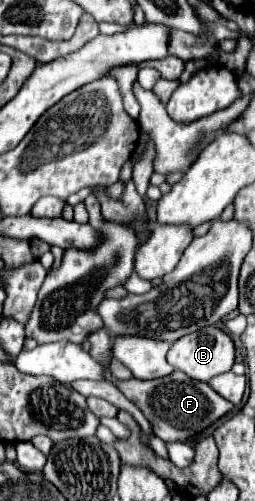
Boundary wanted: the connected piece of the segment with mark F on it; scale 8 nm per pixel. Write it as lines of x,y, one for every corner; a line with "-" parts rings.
102,328
98,332
94,332
90,338
90,356
102,364
108,382
116,384
126,396
128,400
132,400
148,418
154,434
158,438
162,438
164,442
184,442
190,436
196,436
200,430
204,430
208,424
216,422
220,416
224,416
226,412
232,410
232,404
228,400
224,400
220,394
216,394
208,384
204,382
196,382
190,380
184,372
172,372
166,378
156,378
156,380
138,380
138,378
130,378
130,380
118,380
110,374
108,364
108,352
110,352
110,336
108,332

